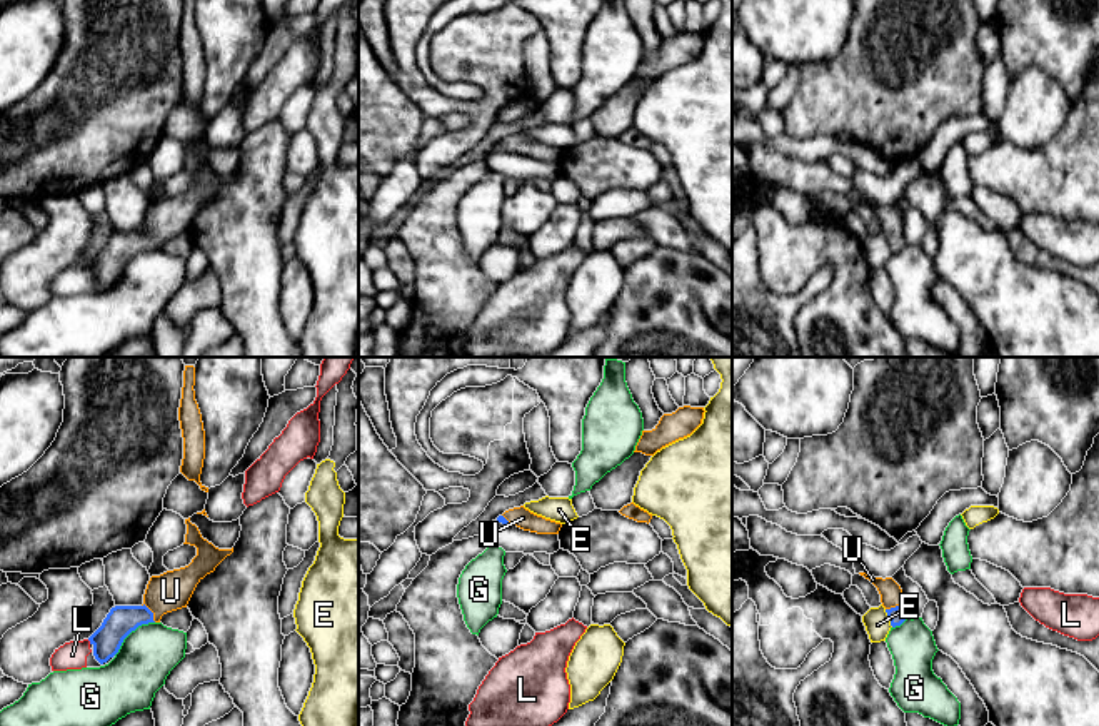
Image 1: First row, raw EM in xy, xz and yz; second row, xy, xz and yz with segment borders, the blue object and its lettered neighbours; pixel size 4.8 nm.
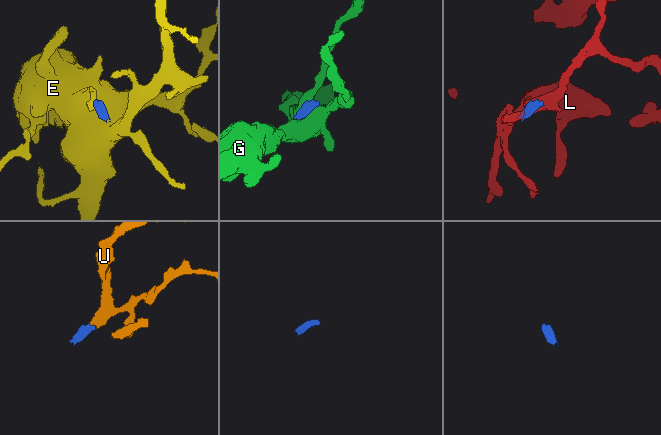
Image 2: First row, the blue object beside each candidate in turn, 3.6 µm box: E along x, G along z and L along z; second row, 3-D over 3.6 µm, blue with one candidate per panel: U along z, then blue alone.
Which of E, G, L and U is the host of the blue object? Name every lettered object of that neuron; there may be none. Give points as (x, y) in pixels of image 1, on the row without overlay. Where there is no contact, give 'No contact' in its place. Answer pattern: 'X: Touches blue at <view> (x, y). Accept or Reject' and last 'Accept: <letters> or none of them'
E: Touches blue at yz (889, 244). Reject
G: Touches blue at xy (130, 257). Reject
L: Touches blue at xy (89, 266). Reject
U: Touches blue at xy (152, 239). Accept
Accept: U

